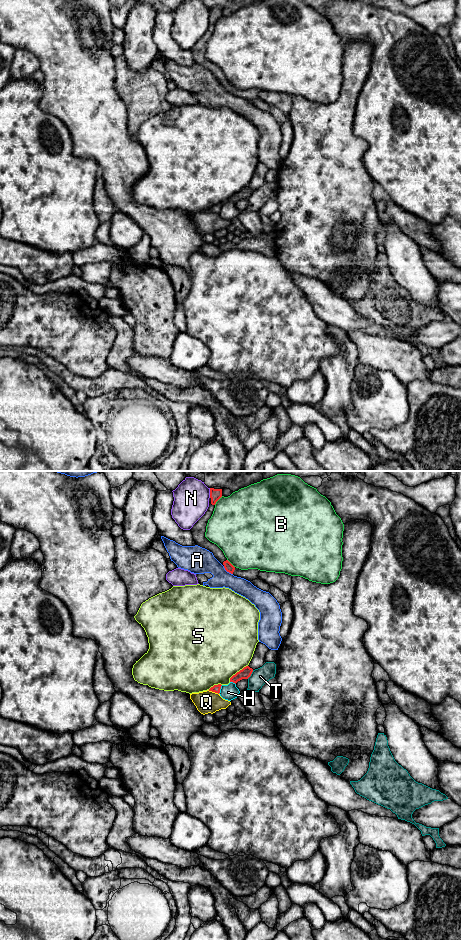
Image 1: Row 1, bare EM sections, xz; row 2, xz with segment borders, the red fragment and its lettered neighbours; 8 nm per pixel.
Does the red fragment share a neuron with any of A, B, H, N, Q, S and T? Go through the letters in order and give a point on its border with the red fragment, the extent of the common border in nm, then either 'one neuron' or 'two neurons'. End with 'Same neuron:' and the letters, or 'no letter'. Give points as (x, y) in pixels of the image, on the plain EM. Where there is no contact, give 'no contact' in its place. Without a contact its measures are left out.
A: xz (227, 91) | 100 nm | two neurons
B: xz (218, 19) | 100 nm | two neurons
H: xz (220, 208) | 80 nm | two neurons
N: xz (210, 13) | 80 nm | two neurons
Q: xz (213, 211) | 90 nm | two neurons
S: xz (237, 192) | 200 nm | two neurons
T: xz (251, 193) | 90 nm | two neurons
Same neuron: no letter

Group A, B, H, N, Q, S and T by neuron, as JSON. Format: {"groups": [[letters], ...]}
{"groups": [["A"], ["B"], ["H", "S"], ["N"], ["Q"], ["T"]]}

